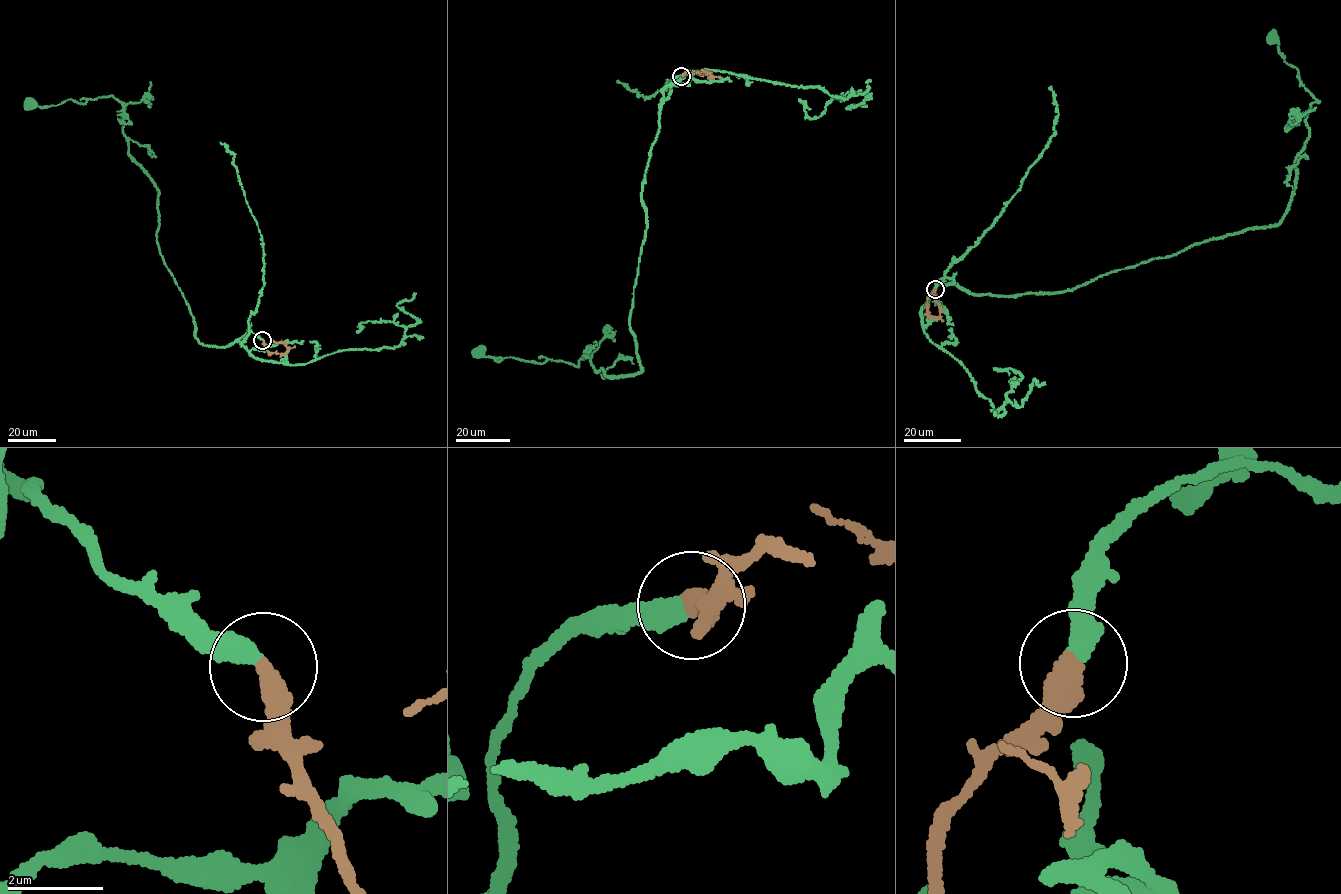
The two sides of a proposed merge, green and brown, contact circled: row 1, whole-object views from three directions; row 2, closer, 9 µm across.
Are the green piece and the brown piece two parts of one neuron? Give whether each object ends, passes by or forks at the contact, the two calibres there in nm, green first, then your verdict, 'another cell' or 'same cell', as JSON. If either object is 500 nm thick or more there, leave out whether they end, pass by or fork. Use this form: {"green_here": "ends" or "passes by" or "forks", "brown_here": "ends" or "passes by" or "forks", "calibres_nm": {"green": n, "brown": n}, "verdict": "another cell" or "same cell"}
{"green_here": "ends", "brown_here": "ends", "calibres_nm": {"green": 440, "brown": 480}, "verdict": "same cell"}

